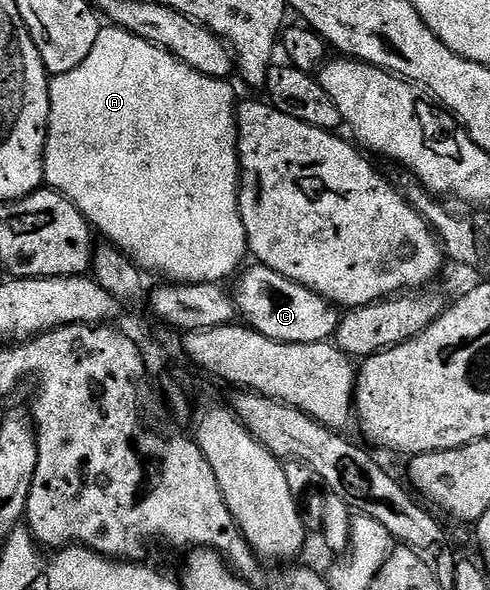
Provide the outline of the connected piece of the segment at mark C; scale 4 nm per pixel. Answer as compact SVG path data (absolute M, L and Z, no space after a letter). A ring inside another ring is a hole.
M254 263L251 266L246 274L243 272L237 278L238 286L232 289L237 316L245 324L268 339L284 343L320 343L333 338L340 316L335 306L314 290L289 281L266 265Z

